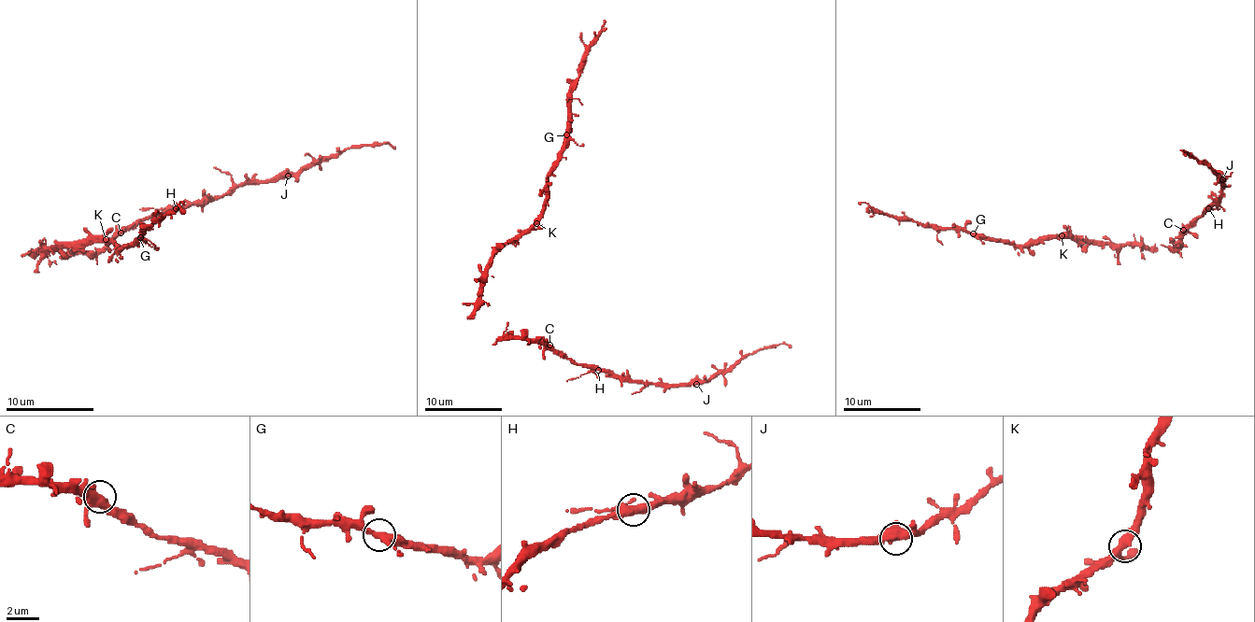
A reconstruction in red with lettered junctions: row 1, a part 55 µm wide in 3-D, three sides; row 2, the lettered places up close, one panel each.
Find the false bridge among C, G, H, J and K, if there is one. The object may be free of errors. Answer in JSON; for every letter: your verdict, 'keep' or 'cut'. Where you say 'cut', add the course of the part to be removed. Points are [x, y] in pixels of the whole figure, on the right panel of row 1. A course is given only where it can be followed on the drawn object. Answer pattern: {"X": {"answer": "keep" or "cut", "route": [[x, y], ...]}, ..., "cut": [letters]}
{"C": {"answer": "keep"}, "G": {"answer": "keep"}, "H": {"answer": "keep"}, "J": {"answer": "keep"}, "K": {"answer": "keep"}, "cut": []}

